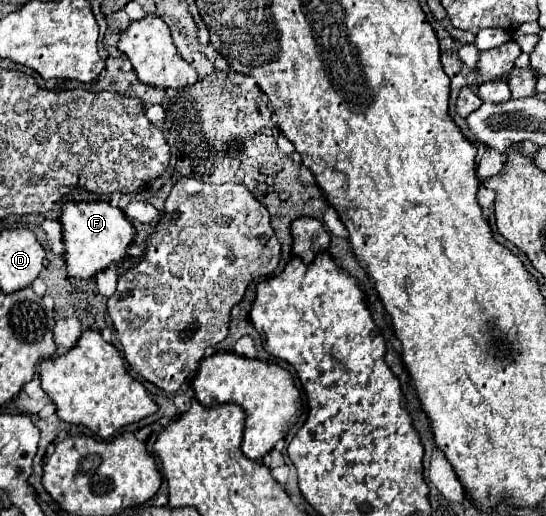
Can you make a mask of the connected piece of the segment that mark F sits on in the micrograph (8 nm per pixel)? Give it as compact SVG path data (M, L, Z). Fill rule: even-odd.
M60 201L62 205L62 241L64 241L64 261L70 277L90 279L98 271L108 269L112 263L122 263L126 249L132 243L136 231L126 219L124 211L112 207L108 201Z

